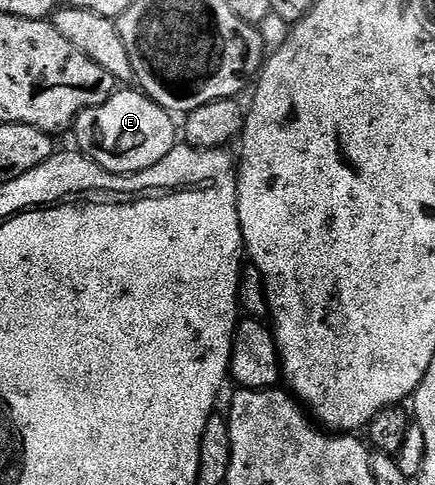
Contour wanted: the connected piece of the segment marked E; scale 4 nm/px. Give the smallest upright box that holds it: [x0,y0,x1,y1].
[73,89,177,175]

